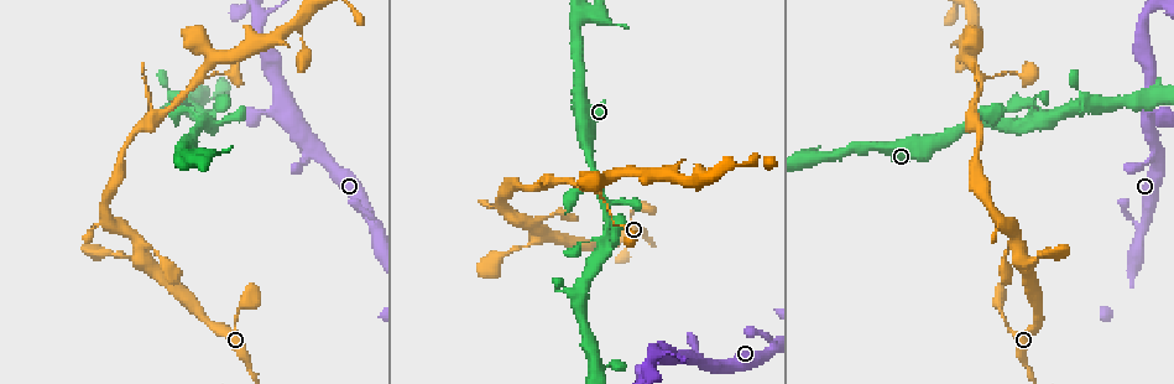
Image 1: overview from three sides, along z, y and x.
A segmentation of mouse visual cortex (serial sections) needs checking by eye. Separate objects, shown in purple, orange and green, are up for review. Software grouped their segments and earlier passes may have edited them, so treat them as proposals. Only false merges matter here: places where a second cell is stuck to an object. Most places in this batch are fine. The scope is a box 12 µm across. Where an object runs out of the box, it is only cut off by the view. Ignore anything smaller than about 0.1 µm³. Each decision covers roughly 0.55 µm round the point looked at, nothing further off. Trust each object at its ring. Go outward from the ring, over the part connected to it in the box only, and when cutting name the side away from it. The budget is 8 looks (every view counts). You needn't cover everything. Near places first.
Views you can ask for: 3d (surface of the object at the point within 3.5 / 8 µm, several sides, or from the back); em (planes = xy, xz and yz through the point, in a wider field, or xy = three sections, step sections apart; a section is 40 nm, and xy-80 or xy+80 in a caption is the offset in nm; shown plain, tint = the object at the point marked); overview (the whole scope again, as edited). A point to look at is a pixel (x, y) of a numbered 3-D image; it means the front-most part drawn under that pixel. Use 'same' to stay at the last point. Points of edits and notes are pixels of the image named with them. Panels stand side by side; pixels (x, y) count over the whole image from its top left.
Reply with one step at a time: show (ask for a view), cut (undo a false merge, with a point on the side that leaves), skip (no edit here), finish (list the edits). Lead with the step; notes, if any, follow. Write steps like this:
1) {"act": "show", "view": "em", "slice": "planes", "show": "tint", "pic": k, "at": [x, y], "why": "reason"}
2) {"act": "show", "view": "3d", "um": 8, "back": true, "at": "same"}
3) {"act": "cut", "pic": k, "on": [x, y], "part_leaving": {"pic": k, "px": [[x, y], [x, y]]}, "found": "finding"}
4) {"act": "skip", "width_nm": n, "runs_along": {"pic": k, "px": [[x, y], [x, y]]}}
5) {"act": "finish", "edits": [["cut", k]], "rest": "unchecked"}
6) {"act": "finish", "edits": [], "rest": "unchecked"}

{"act": "show", "view": "3d", "um": 8, "pic": 1, "at": [148, 264]}

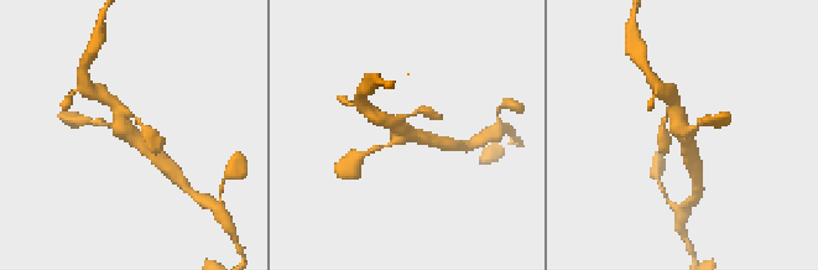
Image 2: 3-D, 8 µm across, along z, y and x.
{"act": "show", "view": "3d", "um": 3.5, "pic": 2, "at": [130, 129], "why": "closer look"}

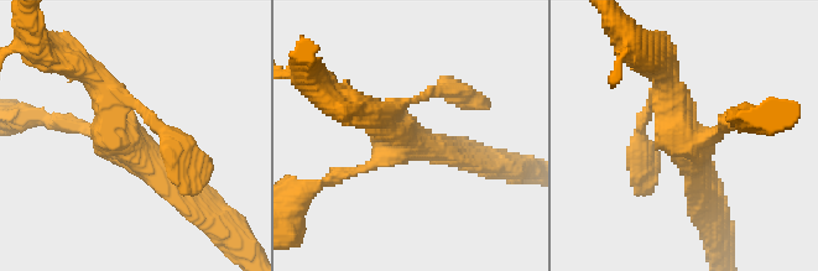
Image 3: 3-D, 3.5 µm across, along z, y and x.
{"act": "show", "view": "em", "slice": "xy", "step": 5, "show": "tint", "pic": 3, "at": [686, 143], "arms": 3, "arm_widths_nm": [150, 350, 400]}

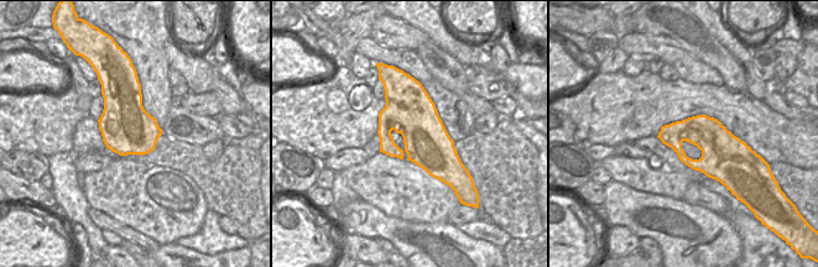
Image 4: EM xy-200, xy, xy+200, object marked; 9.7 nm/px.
{"act": "skip", "width_nm": 460, "runs_along": {"pic": 3, "px": [[194, 201], [110, 120], [92, 74]]}, "found": "one cell here"}

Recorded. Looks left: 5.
{"act": "show", "view": "3d", "um": 3.5, "back": true, "pic": 1, "at": [205, 118], "why": "arms part here"}

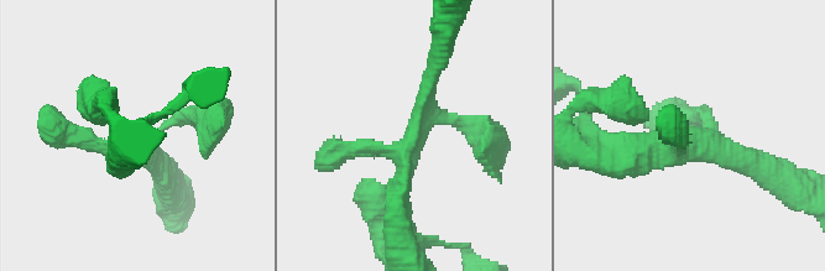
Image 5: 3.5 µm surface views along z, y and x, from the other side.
{"act": "show", "view": "em", "slice": "planes", "show": "tint", "pic": 5, "at": [708, 142]}

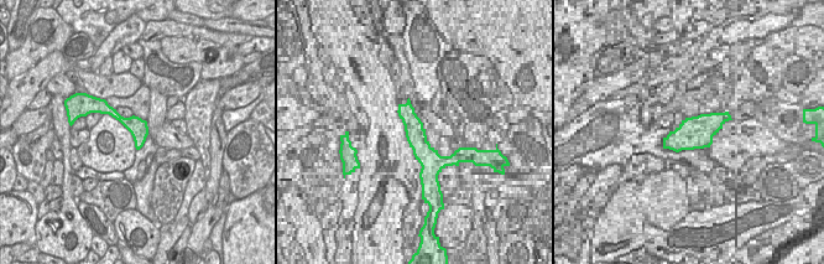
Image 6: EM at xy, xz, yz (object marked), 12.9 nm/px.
{"act": "skip", "runs_along": {"pic": 6, "px": [[104, 109], [126, 122], [140, 143]]}, "found": "one cell here"}

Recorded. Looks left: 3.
{"act": "show", "view": "3d", "um": 3.5, "back": true, "pic": 1, "at": [691, 184], "why": "branch point"}

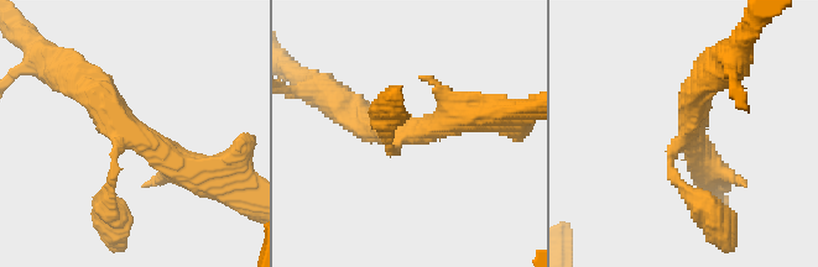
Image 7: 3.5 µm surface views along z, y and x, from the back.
{"act": "skip", "runs_along": {"pic": 7, "px": [[199, 172], [131, 134], [74, 77]]}, "found": "all the same cell"}

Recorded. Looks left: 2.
{"act": "finish", "edits": [], "rest": "unchecked"}

